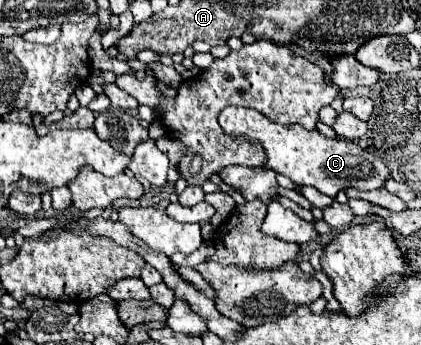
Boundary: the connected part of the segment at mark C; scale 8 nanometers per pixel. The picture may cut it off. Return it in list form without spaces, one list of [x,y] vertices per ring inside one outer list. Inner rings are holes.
[[[224,107],[220,111],[220,127],[230,135],[244,135],[252,141],[264,145],[268,153],[266,167],[290,177],[294,183],[312,185],[320,193],[328,197],[336,197],[338,191],[348,187],[356,187],[360,191],[372,191],[384,187],[390,179],[388,163],[380,161],[380,157],[362,149],[360,145],[340,139],[340,137],[324,137],[320,131],[308,131],[302,125],[280,125],[270,121],[266,115],[248,107]]]

